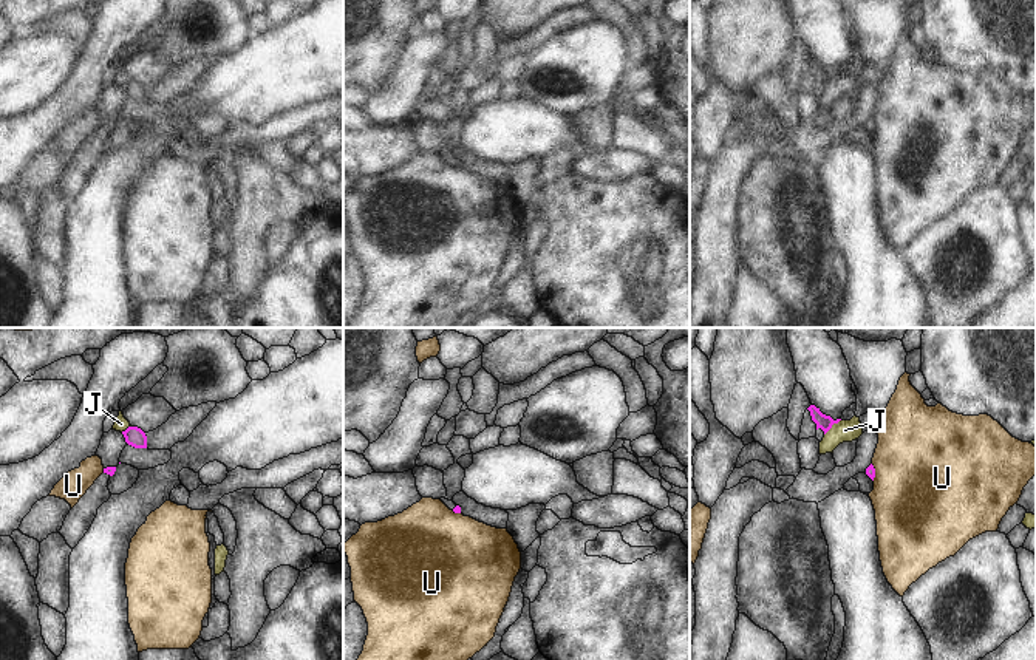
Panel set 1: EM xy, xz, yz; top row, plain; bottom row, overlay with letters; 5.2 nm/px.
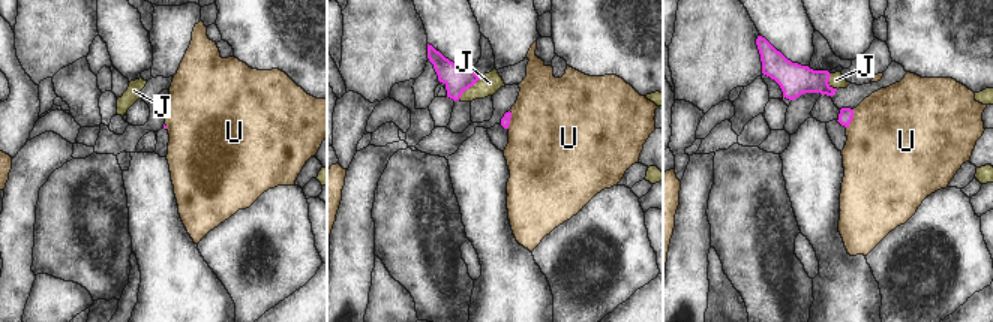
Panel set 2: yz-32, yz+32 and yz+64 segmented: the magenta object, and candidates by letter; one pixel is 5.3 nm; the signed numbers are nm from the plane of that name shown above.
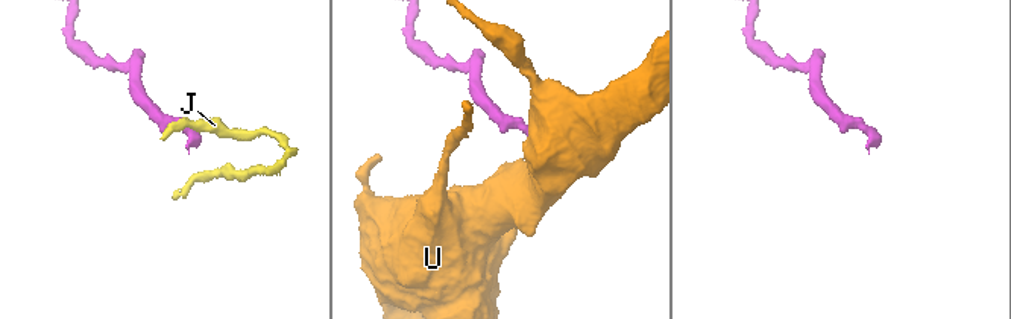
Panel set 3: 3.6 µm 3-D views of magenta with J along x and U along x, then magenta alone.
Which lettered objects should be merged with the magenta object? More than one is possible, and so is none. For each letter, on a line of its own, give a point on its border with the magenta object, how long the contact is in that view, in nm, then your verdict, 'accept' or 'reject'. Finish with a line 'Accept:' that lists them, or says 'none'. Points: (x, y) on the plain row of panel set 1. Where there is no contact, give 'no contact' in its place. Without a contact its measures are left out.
J: meets magenta in yz at (831, 81); contact 120 nm long; reject
U: meets magenta in yz at (874, 125); contact 90 nm long; reject
Accept: none

